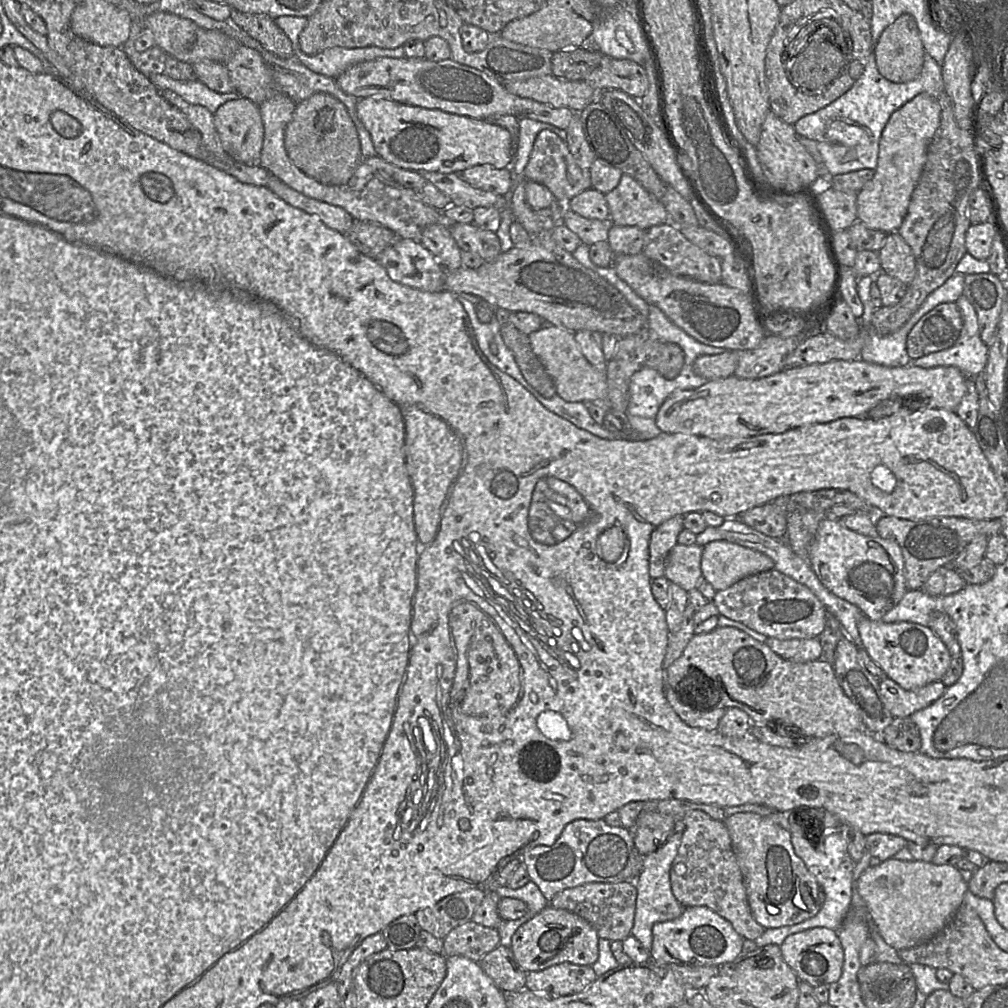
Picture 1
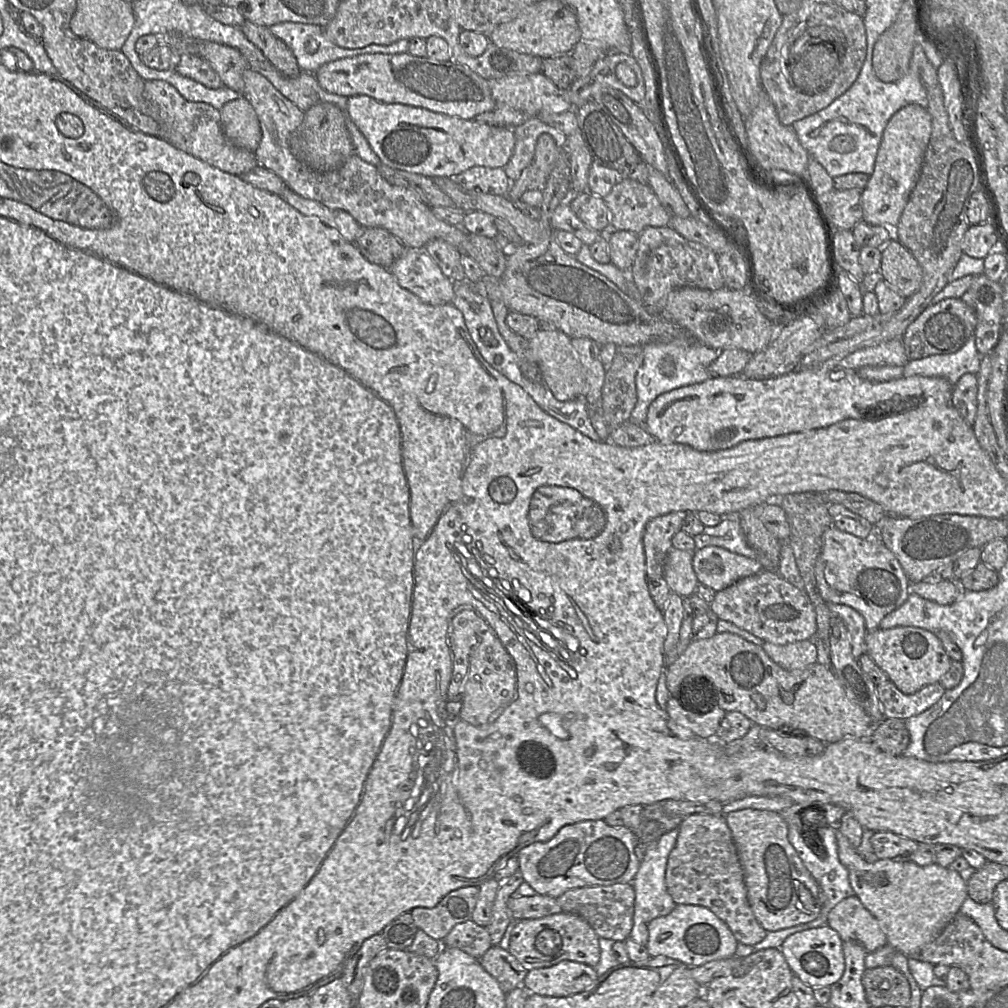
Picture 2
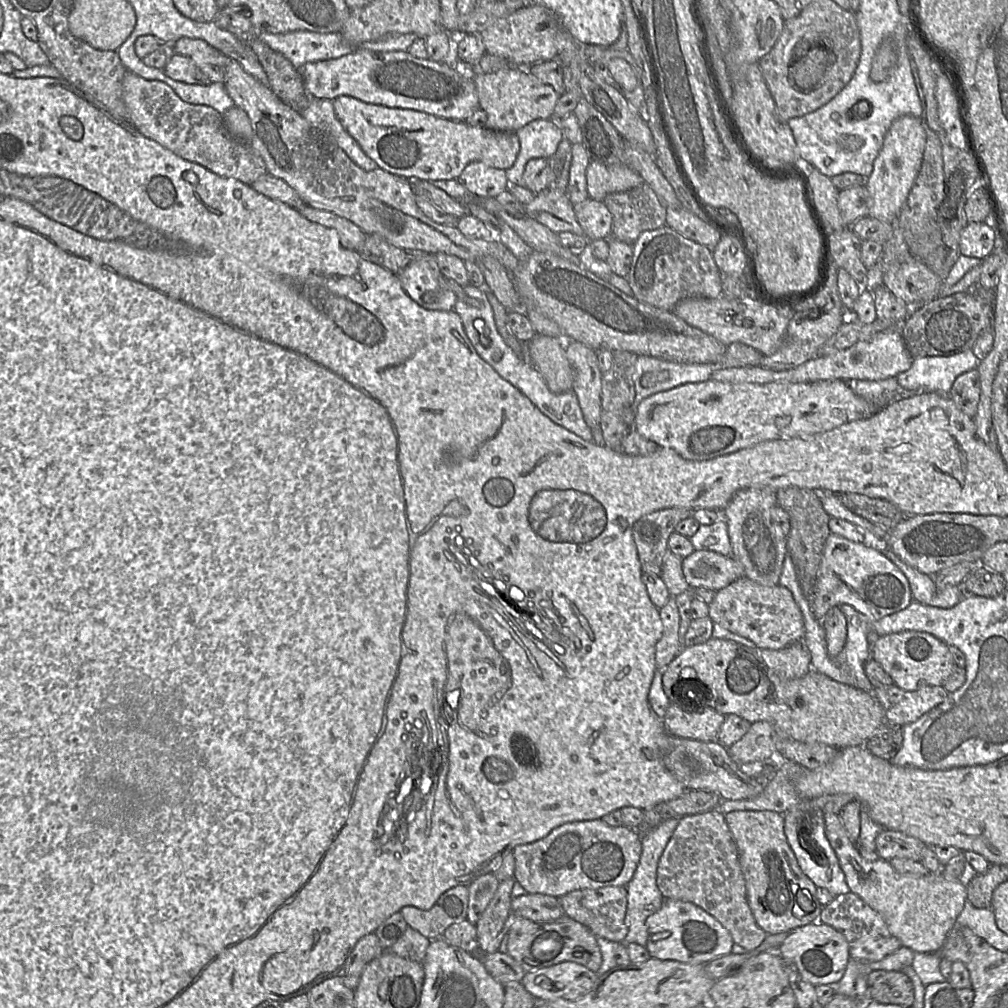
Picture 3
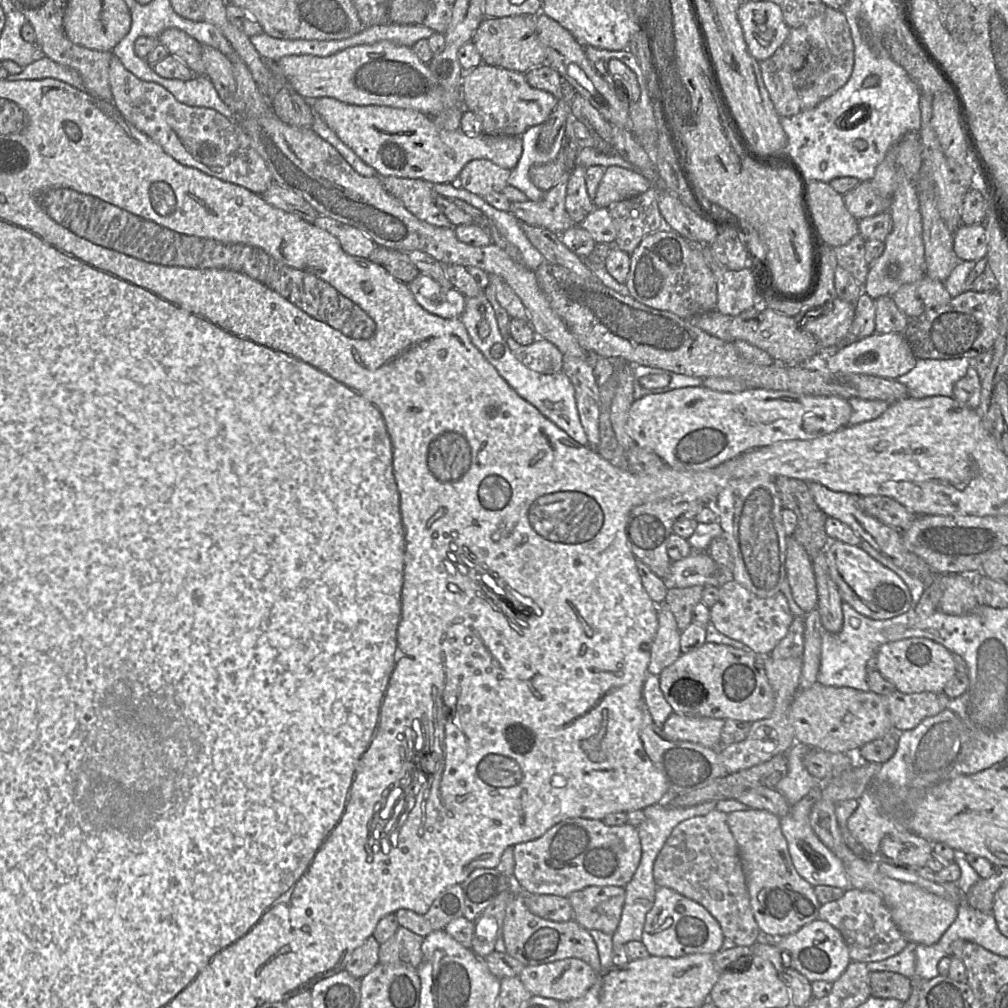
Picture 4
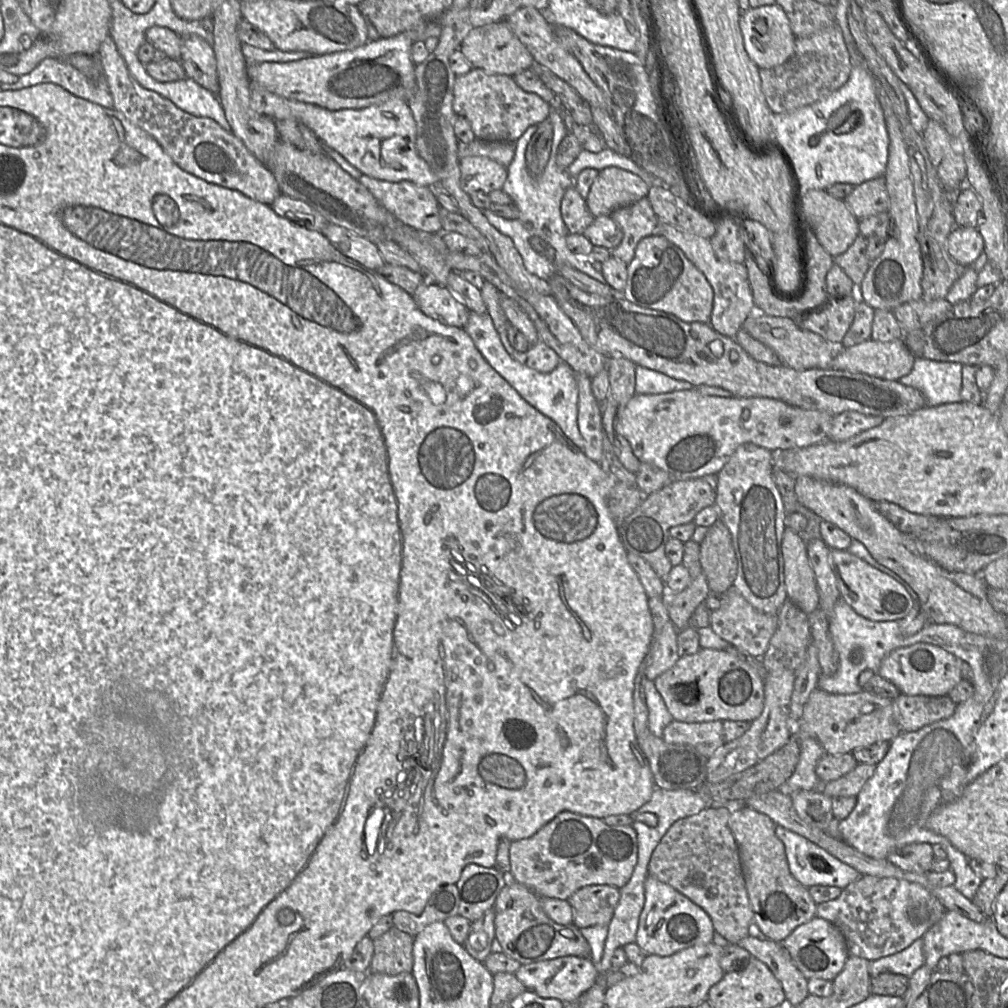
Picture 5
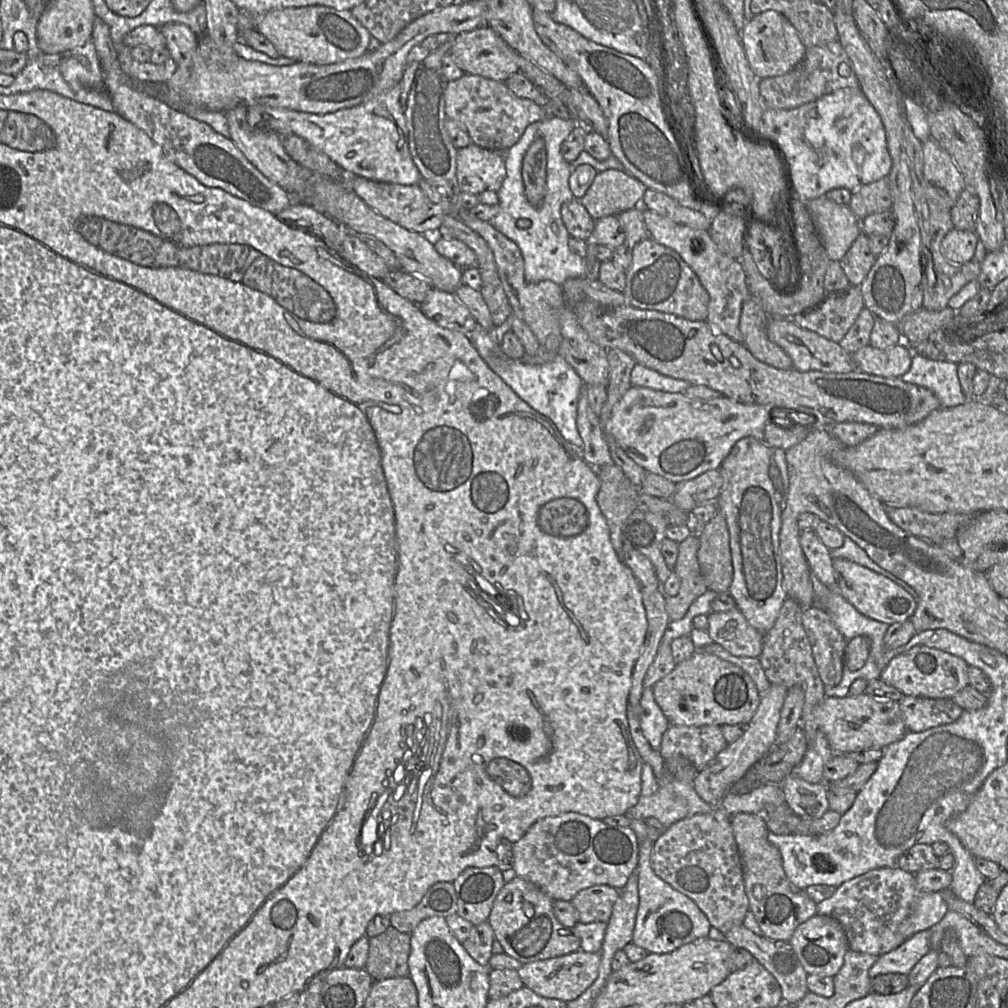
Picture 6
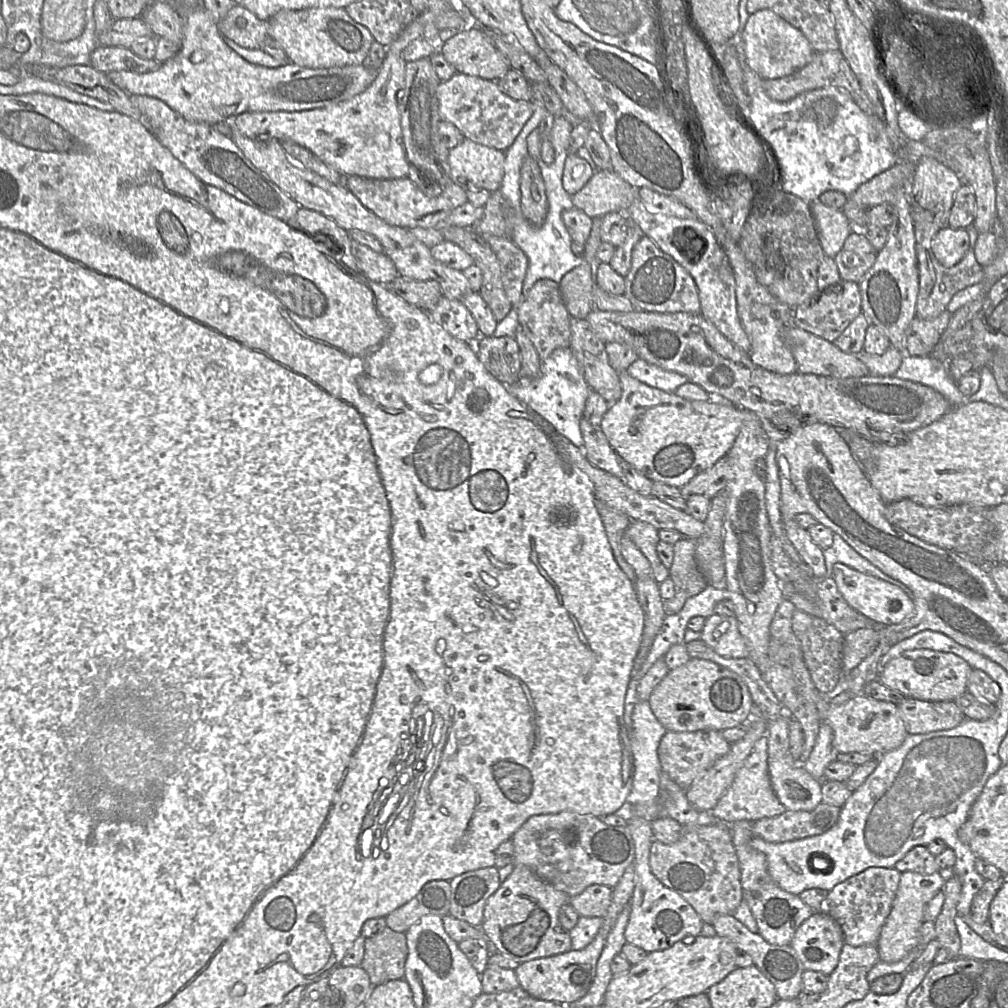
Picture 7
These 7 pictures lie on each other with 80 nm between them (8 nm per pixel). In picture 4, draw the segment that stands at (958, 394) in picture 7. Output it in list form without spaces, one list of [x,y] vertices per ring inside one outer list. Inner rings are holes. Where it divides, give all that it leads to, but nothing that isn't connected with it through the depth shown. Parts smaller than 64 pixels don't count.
[[[967,357],[917,359],[915,367],[896,380],[905,385],[909,396],[914,398],[937,395],[953,397],[954,385],[966,375],[973,360]]]

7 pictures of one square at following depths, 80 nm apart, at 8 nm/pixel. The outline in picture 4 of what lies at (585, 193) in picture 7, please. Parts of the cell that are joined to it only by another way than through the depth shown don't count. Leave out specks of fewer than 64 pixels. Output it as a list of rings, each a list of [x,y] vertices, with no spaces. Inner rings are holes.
[[[609,166],[598,186],[593,204],[598,208],[608,208],[614,202],[644,193],[651,187],[652,182],[641,173]]]

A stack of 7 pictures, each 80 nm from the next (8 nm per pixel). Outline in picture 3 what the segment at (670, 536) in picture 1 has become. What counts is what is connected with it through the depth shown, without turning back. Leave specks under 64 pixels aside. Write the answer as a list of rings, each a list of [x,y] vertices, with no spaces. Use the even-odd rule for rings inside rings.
[[[671,507],[643,515],[633,525],[632,535],[637,547],[641,571],[661,577],[663,557],[670,534],[677,523],[693,515],[692,509]]]

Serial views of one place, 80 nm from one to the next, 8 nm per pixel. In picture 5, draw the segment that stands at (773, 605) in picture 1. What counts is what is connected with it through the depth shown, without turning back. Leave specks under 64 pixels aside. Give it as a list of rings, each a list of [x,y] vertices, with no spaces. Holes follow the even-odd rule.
[[[732,587],[725,593],[720,608],[710,611],[710,625],[714,633],[734,646],[741,654],[761,658],[767,651],[769,641],[777,628],[777,615],[755,609]]]

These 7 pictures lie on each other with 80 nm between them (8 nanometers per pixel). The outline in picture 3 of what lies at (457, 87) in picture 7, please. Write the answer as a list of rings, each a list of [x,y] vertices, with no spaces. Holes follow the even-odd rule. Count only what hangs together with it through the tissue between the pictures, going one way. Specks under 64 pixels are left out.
[[[512,66],[497,72],[473,76],[479,109],[487,114],[486,127],[501,132],[516,132],[537,119],[552,118],[560,95],[542,83],[526,67]]]

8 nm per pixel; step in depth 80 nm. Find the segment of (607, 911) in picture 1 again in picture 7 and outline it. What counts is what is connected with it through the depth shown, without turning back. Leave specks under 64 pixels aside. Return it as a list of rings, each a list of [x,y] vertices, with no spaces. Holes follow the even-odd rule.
[[[594,884],[572,897],[570,904],[581,917],[603,918],[608,911],[611,899],[612,888]]]

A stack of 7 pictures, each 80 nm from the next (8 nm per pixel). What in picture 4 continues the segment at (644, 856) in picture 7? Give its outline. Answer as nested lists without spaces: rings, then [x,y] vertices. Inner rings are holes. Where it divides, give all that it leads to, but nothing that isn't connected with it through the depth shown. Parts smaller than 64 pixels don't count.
[[[656,888],[654,904],[646,914],[641,939],[649,955],[678,958],[688,954],[716,954],[722,949],[723,941],[719,923],[702,905],[670,888]]]

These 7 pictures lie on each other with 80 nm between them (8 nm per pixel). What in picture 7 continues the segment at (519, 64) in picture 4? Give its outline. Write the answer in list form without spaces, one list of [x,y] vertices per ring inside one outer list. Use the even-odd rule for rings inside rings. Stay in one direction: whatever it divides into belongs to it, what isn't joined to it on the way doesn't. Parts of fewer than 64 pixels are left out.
[[[469,25],[439,48],[444,59],[458,73],[486,80],[499,80],[510,68],[479,25]]]

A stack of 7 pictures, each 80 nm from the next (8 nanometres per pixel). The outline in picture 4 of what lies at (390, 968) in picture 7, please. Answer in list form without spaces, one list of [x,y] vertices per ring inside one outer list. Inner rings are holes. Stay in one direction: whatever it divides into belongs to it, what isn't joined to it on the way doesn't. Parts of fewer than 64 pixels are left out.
[[[399,926],[396,933],[381,944],[378,963],[383,965],[411,965],[415,969],[422,961],[422,943],[424,938]]]

